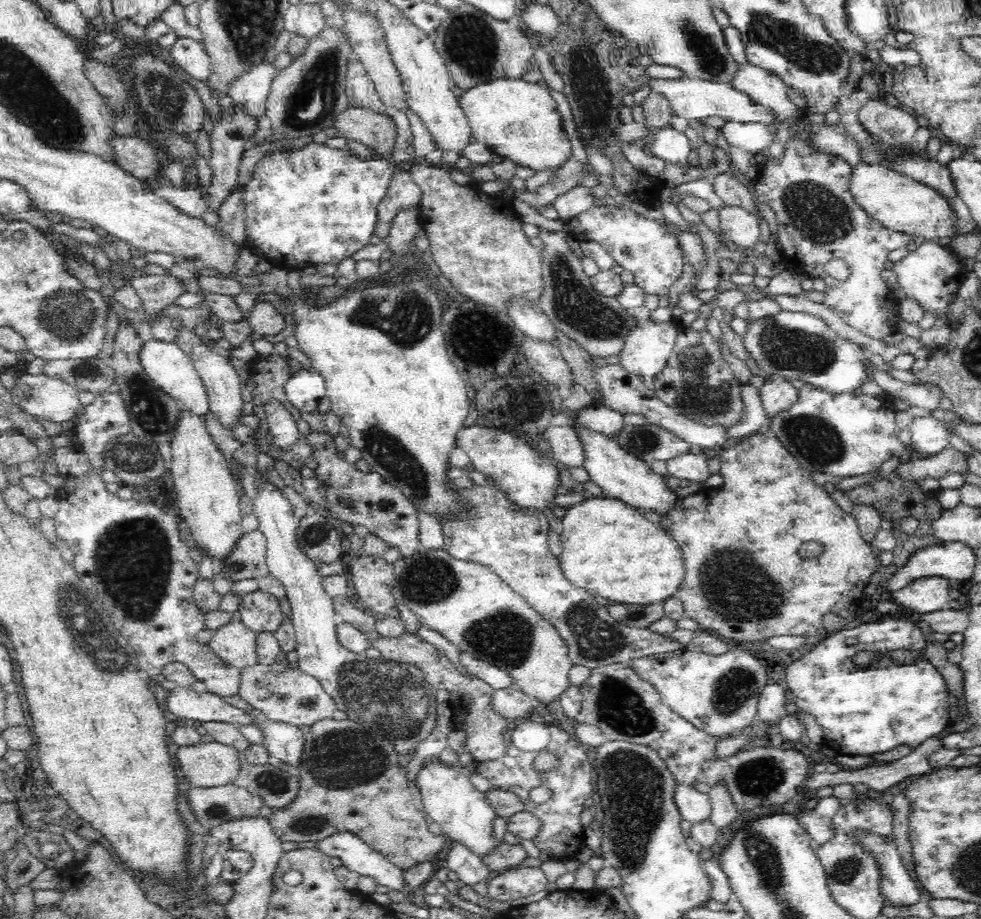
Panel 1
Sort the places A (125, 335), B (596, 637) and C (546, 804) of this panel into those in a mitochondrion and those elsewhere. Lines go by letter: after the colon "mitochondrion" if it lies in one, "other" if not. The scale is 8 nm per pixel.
A: other
B: mitochondrion
C: other

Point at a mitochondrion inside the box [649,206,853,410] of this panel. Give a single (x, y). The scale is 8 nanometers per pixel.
(783, 347)

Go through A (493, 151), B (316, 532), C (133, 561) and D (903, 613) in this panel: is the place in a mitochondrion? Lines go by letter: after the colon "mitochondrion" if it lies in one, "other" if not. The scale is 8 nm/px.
A: other
B: mitochondrion
C: mitochondrion
D: other

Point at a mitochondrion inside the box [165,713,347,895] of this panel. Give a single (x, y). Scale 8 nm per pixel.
(313, 823)

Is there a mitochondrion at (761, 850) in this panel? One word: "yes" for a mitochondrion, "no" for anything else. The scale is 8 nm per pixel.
yes

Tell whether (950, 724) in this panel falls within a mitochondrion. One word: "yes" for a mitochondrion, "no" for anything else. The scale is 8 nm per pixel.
no

